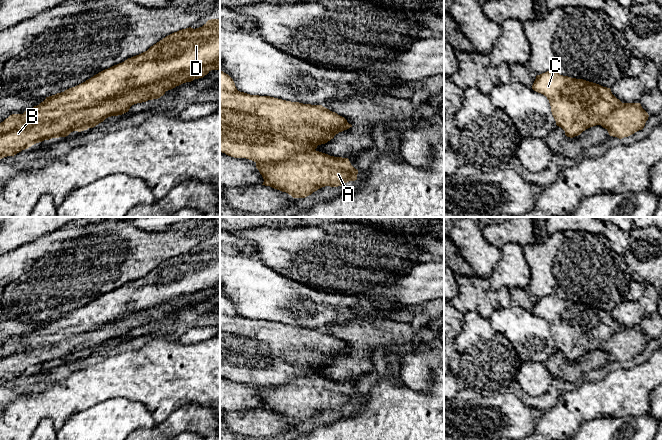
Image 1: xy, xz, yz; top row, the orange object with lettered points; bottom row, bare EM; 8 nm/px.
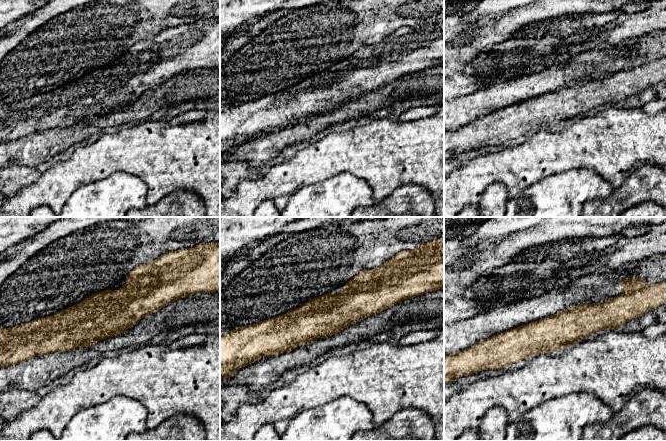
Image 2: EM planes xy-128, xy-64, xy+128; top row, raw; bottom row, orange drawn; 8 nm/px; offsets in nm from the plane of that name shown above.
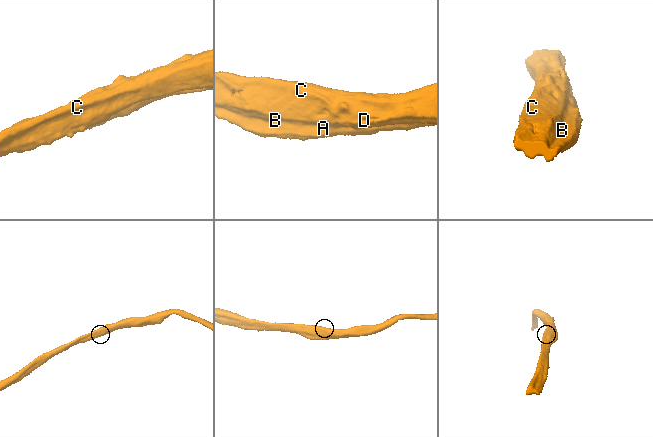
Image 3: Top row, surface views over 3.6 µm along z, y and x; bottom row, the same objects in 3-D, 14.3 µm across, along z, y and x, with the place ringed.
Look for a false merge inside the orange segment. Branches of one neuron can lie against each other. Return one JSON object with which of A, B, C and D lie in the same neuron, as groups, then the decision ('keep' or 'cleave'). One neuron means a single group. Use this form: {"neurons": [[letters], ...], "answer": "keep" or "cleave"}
{"neurons": [["A", "B"], ["C", "D"]], "answer": "cleave"}

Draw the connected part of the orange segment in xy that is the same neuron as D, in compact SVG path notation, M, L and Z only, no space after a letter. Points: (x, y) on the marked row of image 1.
M211 19L202 27L196 29L189 27L166 36L147 51L105 69L75 87L46 97L39 105L23 114L10 115L0 123L0 134L16 127L35 125L71 115L94 107L104 100L116 98L127 91L158 83L182 72L189 72L218 61L220 61L220 19Z

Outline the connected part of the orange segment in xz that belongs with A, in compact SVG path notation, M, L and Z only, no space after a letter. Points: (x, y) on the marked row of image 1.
M316 150L288 158L282 163L256 162L256 168L264 179L262 185L286 192L293 198L305 198L322 187L338 187L355 181L358 174L348 158L334 157Z

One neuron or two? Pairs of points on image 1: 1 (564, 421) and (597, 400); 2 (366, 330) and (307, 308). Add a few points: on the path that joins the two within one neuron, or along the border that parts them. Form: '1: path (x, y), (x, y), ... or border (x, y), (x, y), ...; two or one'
1: path (572, 413), (579, 412), (589, 402); one
2: border (370, 321), (350, 320), (324, 327); two

